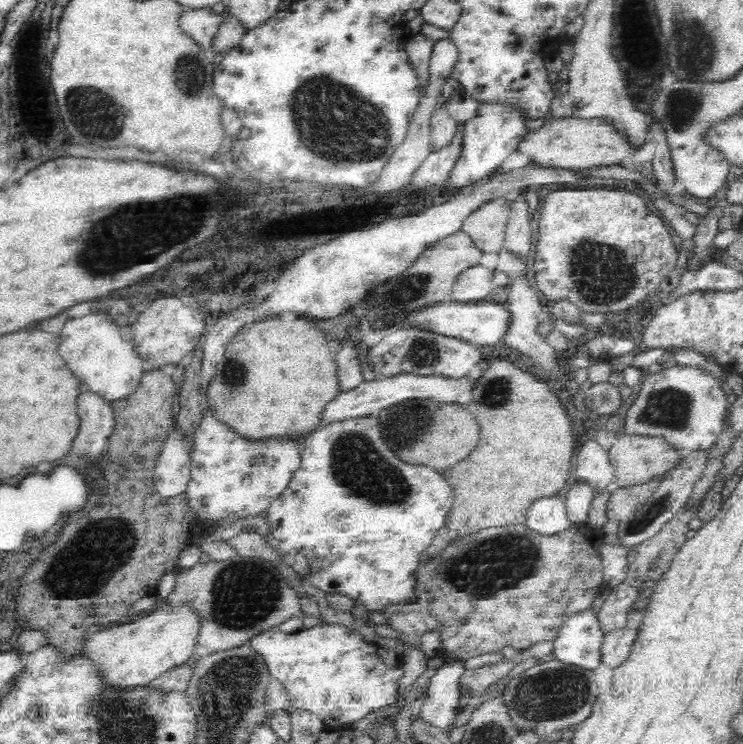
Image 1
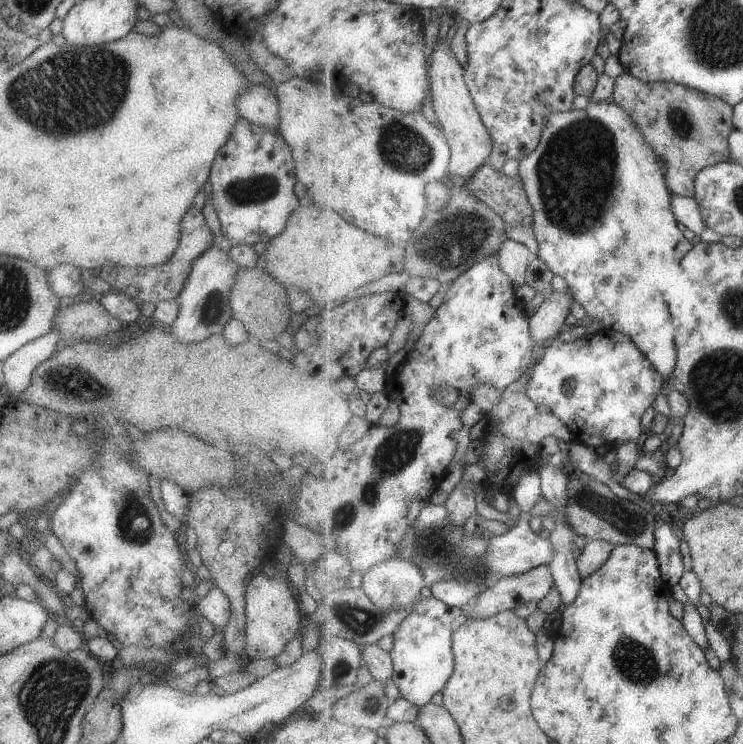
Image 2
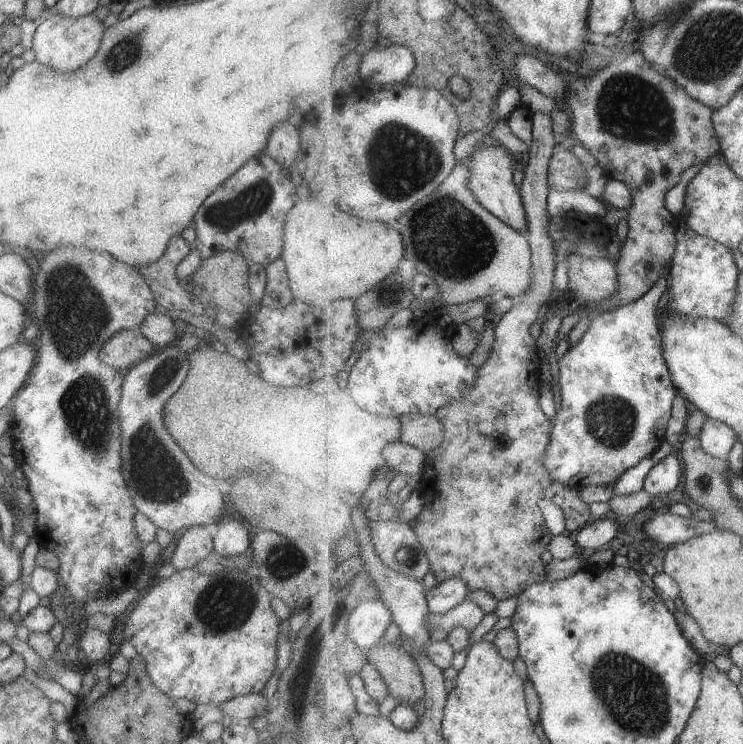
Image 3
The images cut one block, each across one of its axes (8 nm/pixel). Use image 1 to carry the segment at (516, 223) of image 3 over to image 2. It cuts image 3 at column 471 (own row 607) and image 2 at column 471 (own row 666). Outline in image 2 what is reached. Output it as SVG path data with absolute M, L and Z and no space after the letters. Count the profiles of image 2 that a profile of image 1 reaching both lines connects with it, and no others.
M447 37L445 41L439 41L430 57L430 91L436 117L452 151L449 173L468 183L471 178L475 178L490 157L494 150L494 139L483 123L474 96L467 85L464 67L459 64L455 52L451 50L449 39L450 37Z

